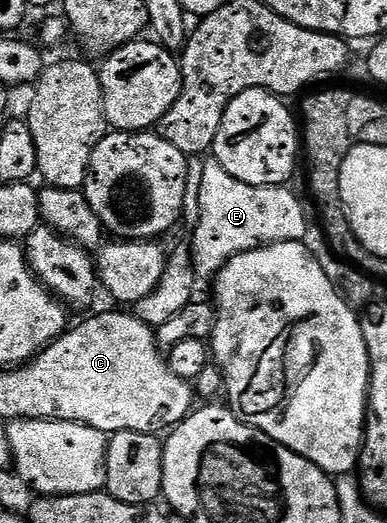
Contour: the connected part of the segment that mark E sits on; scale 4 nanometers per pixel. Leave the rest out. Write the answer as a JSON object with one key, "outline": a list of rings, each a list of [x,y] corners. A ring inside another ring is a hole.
{"outline":[[[215,158],[204,161],[200,194],[200,217],[190,236],[192,264],[201,281],[211,281],[224,263],[243,252],[265,248],[267,244],[303,241],[308,232],[308,216],[291,187],[250,186],[226,174]]]}

